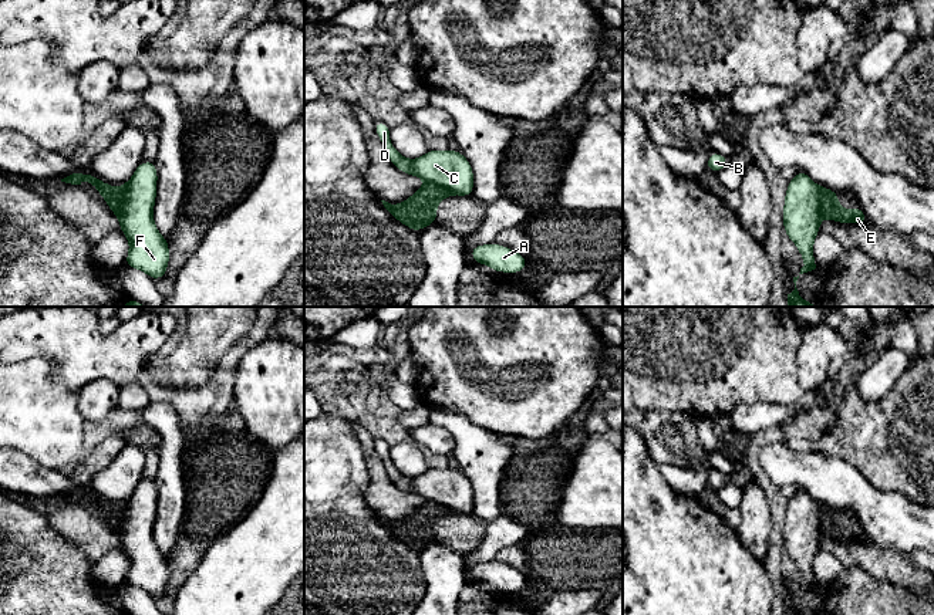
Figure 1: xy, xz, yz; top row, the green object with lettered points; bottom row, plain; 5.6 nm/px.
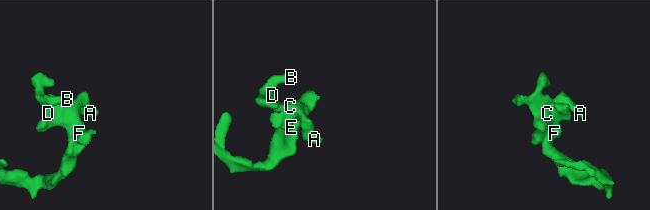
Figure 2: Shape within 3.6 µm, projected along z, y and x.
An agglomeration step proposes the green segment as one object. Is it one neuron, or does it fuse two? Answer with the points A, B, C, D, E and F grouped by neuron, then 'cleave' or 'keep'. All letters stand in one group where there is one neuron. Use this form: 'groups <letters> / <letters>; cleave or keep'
groups A B C D F / E; cleave

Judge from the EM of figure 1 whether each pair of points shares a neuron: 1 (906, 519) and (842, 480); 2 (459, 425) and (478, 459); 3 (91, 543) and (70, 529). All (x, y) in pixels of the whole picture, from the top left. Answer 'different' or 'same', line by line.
1: same
2: same
3: same

